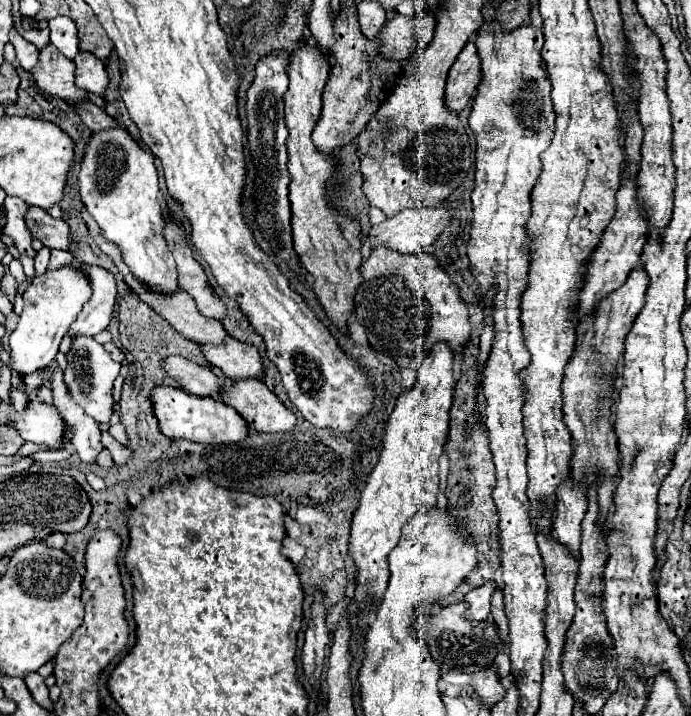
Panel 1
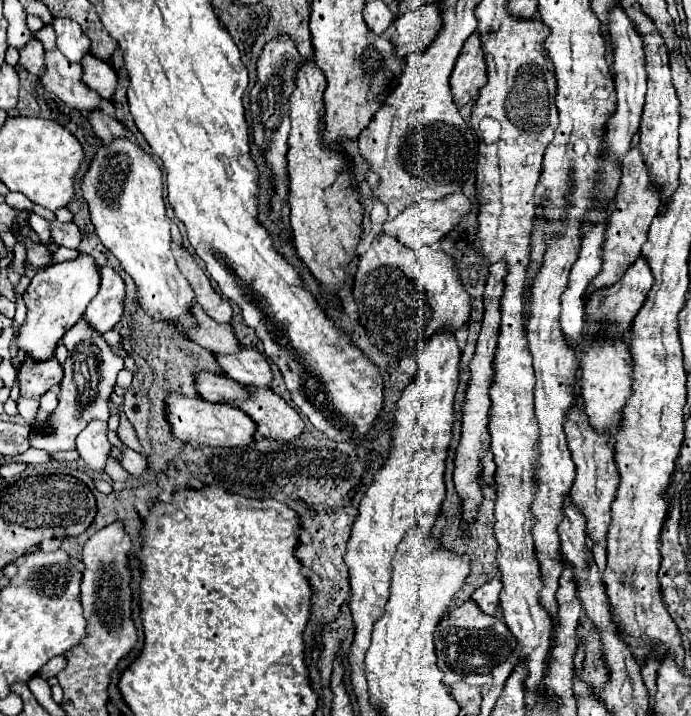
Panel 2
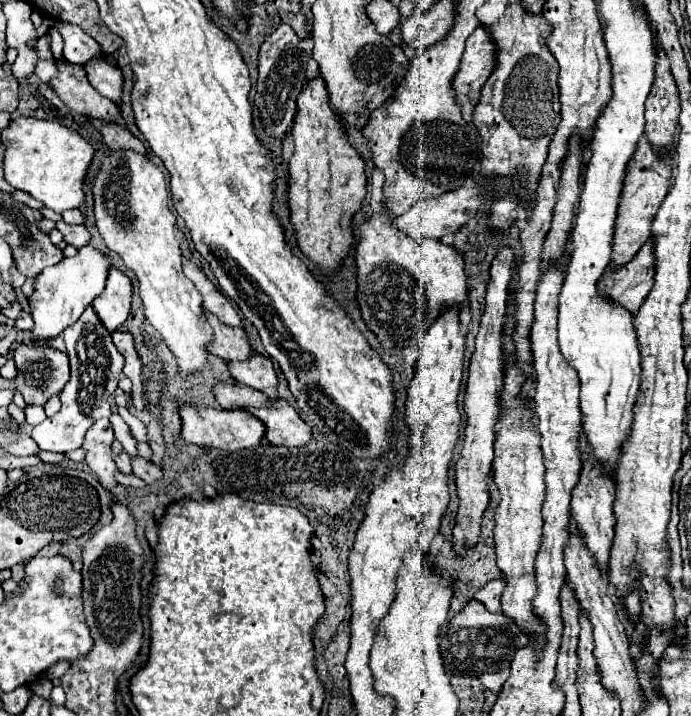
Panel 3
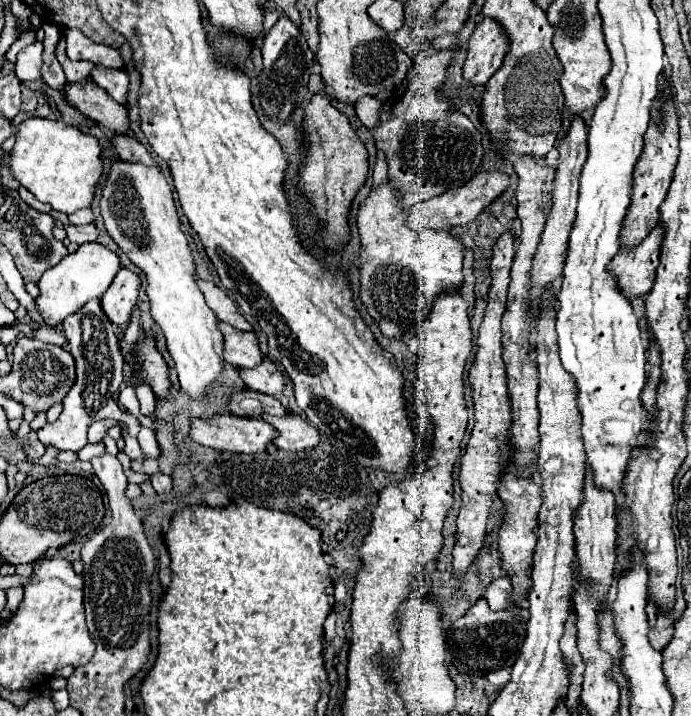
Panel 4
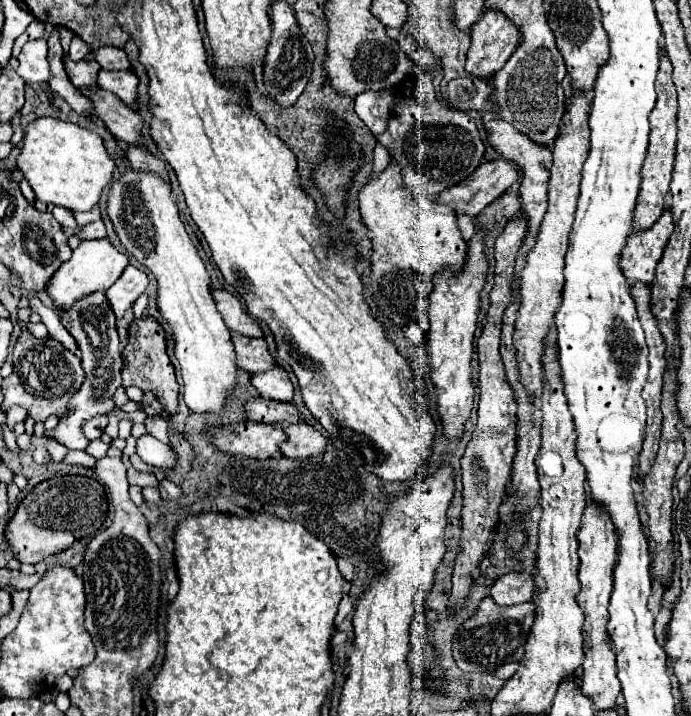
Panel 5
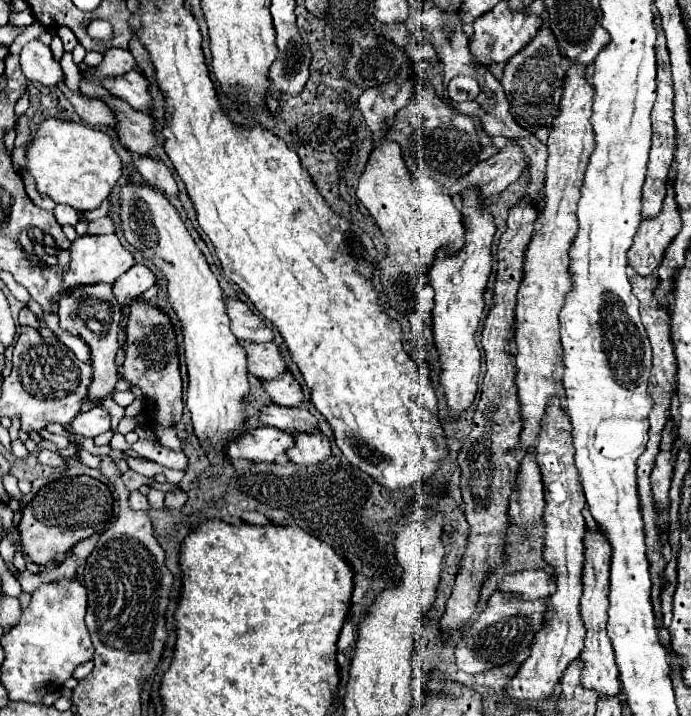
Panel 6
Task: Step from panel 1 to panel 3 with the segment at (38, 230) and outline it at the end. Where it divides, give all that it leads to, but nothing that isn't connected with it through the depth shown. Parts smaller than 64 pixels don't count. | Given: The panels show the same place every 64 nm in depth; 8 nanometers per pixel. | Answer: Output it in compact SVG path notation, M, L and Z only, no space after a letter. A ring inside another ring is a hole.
M58 222L56 228L64 234L64 240L76 248L82 248L90 242L90 230L86 226L70 226L66 222Z

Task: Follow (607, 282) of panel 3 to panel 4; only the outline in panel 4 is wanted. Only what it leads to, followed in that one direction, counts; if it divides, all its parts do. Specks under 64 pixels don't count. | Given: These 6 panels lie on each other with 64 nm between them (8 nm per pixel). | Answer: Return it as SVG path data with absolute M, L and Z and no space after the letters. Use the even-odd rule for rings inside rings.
M658 224L640 244L622 248L608 266L608 270L616 276L618 286L628 298L644 296L652 288L662 238L664 228L660 228Z

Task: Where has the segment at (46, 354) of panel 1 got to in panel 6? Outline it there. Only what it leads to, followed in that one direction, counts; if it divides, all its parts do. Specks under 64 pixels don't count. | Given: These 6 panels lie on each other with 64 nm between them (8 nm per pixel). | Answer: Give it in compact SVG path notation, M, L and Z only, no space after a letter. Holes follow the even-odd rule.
M116 234L108 236L78 236L72 244L72 262L64 274L64 290L70 290L78 284L96 284L96 282L114 282L118 276L122 276L128 268L134 266L134 254L128 252Z

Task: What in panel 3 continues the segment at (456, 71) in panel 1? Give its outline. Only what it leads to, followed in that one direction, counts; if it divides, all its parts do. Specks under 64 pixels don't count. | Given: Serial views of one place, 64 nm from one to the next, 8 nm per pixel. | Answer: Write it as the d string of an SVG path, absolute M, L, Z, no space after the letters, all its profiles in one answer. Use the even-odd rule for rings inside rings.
M478 26L466 40L466 50L454 78L456 92L462 96L480 92L492 68L496 68L496 50L492 48L492 40L488 40L488 32Z

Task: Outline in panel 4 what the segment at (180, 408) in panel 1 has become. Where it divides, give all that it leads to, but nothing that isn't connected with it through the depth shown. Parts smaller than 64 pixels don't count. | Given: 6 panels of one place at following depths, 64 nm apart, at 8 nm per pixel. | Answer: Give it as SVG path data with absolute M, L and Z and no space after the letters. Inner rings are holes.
M214 416L210 420L192 420L190 436L202 446L222 452L260 454L268 452L268 446L278 432L260 418Z

